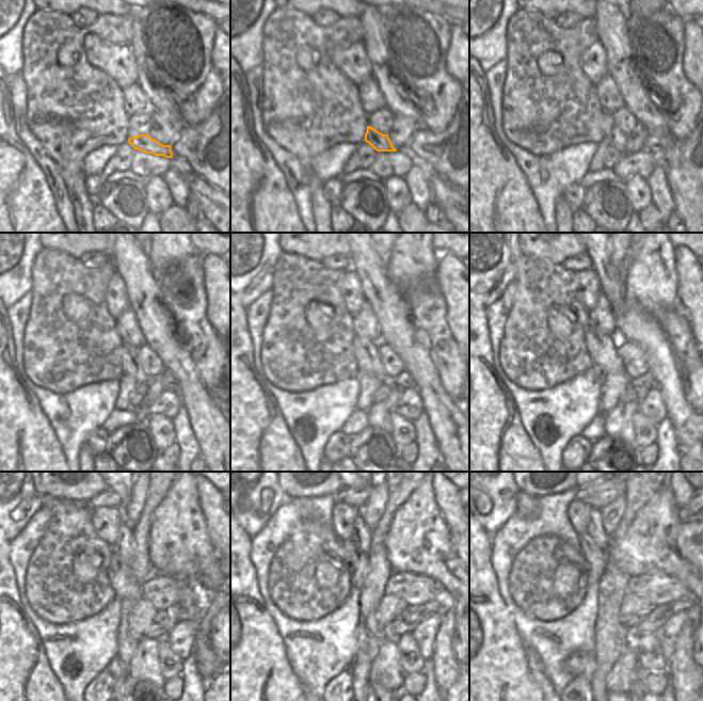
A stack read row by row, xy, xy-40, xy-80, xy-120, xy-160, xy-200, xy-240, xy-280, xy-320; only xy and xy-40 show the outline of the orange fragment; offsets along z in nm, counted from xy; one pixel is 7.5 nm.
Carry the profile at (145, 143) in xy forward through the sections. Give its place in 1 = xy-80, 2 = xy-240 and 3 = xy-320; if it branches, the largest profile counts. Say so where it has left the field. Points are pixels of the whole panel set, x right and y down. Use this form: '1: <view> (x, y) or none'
1: xy-80 (618, 140)
2: xy-240 (126, 587)
3: xy-320 (595, 557)

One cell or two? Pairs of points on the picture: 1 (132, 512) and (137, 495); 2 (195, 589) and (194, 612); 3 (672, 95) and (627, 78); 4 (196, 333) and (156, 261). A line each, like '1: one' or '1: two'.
1: one
2: one
3: two
4: two

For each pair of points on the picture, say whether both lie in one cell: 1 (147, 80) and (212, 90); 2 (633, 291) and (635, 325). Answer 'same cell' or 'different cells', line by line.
1: different cells
2: different cells

